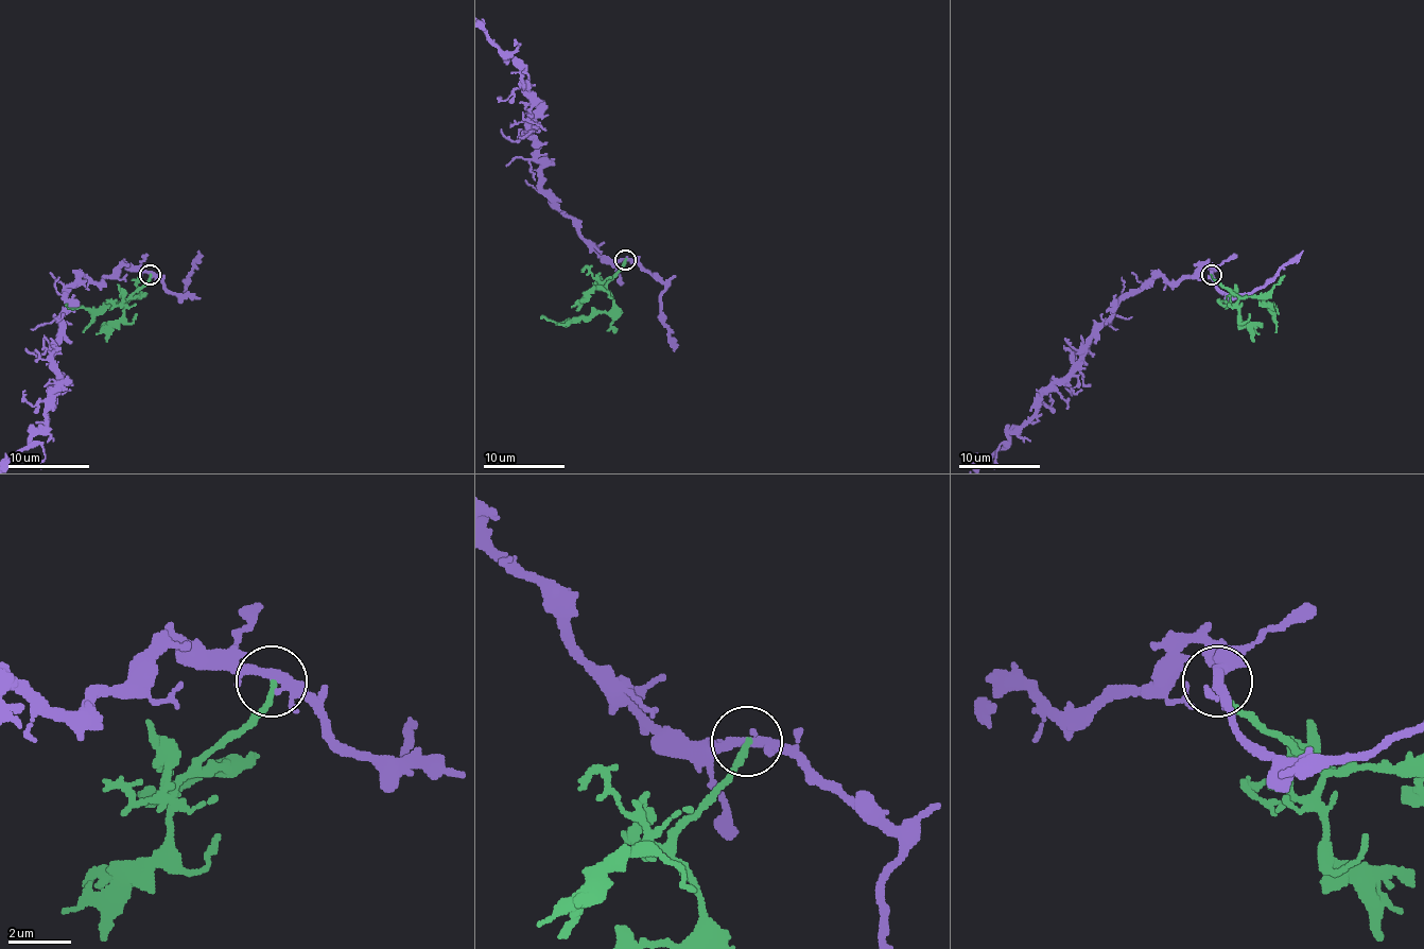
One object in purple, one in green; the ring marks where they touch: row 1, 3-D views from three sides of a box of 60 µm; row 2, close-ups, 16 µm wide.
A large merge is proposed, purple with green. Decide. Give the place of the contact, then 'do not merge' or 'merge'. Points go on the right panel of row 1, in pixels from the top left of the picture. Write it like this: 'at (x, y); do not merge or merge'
at (1211, 274); do not merge

